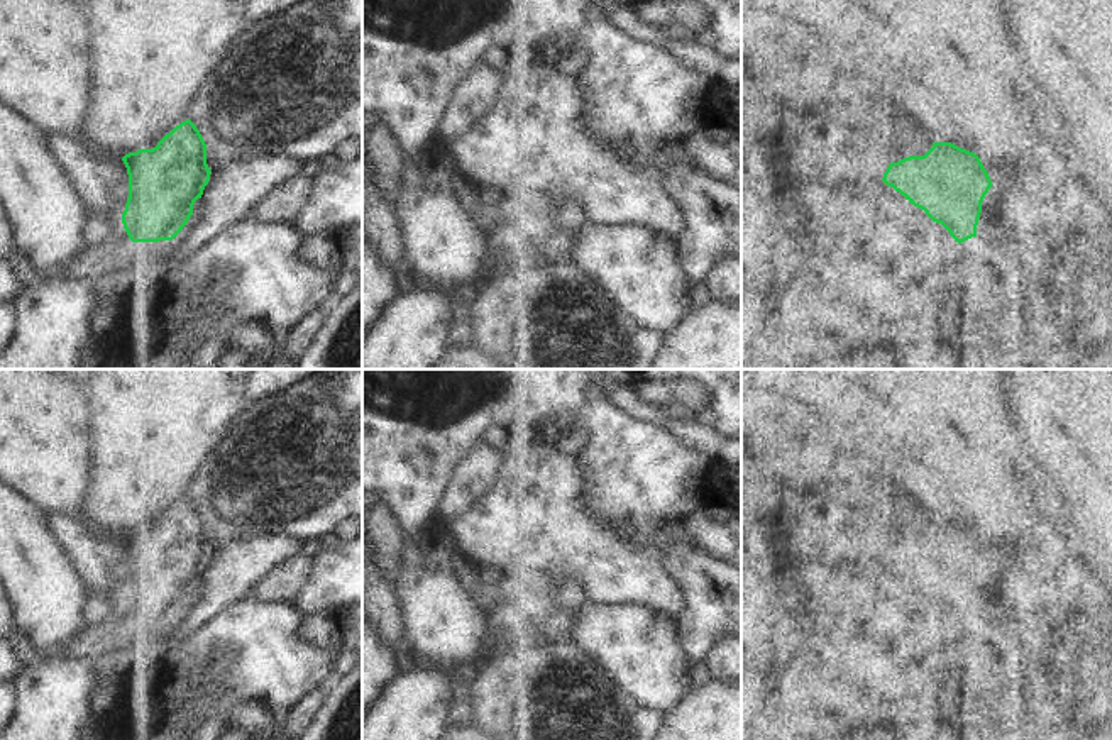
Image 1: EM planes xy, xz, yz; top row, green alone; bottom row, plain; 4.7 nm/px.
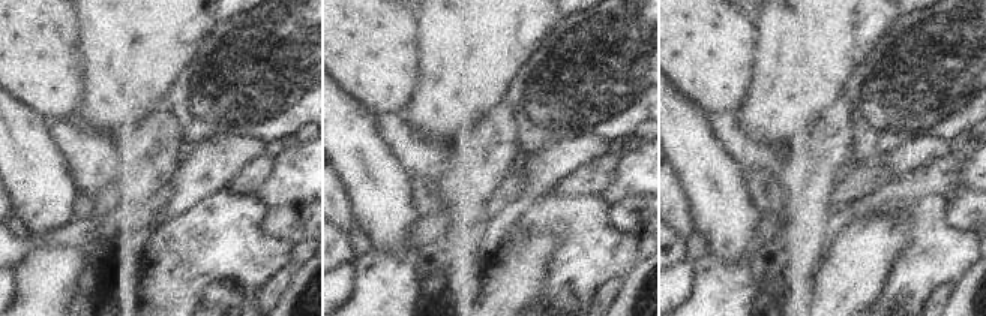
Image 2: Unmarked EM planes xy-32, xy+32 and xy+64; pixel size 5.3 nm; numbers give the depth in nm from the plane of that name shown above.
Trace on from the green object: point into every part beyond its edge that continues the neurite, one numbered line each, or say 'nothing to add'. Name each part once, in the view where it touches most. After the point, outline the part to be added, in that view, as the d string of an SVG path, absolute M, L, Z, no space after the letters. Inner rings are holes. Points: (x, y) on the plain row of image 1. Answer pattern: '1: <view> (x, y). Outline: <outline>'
1: xy (143, 635). Outline: M173 620L132 621L125 627L125 642L135 650L159 650L173 635Z

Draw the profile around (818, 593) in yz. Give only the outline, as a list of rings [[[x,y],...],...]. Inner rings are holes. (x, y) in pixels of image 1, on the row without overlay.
[[[819,576],[819,579],[807,589],[807,605],[809,606],[826,605],[828,598],[829,589]]]

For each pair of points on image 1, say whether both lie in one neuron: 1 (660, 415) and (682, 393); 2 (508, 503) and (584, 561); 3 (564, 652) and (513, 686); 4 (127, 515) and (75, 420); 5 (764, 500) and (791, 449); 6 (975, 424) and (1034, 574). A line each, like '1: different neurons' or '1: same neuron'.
1: different neurons
2: same neuron
3: same neuron
4: different neurons
5: same neuron
6: different neurons

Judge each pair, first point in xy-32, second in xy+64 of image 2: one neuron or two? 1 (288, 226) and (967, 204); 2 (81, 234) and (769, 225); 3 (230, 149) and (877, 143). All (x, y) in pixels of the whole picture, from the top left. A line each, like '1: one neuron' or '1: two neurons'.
1: one neuron
2: one neuron
3: two neurons

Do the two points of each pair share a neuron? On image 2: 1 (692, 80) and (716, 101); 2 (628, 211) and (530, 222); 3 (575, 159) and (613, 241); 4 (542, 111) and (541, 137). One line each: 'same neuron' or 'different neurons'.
1: same neuron
2: different neurons
3: different neurons
4: same neuron

